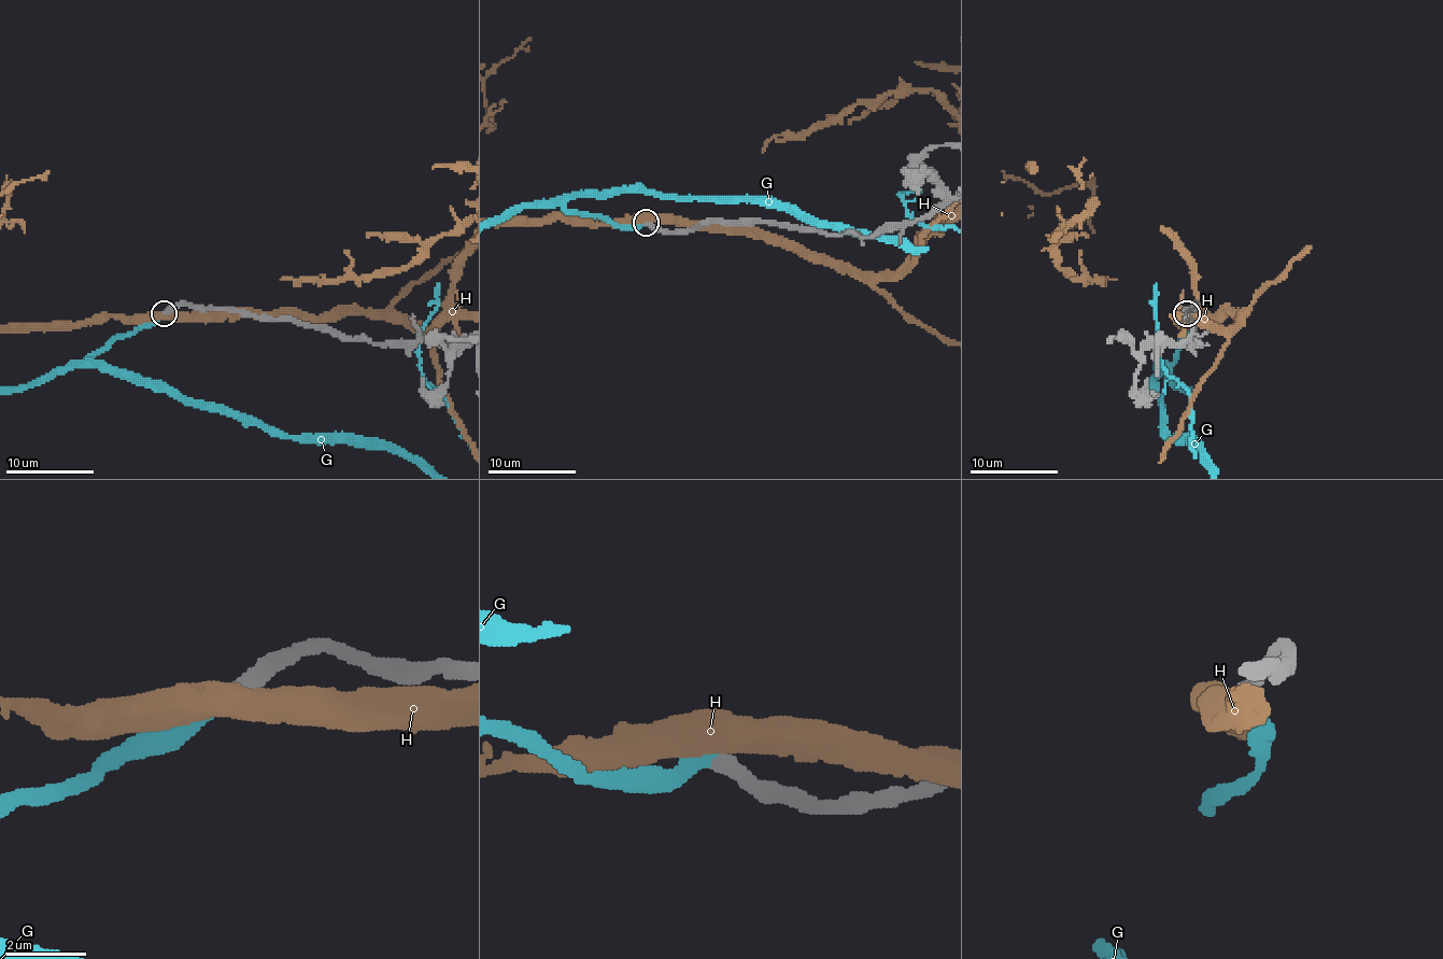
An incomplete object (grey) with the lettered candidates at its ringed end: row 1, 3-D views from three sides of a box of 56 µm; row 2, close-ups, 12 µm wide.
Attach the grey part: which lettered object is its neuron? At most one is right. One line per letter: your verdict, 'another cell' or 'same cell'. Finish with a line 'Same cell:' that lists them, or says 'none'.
G: same cell
H: another cell
Same cell: G

